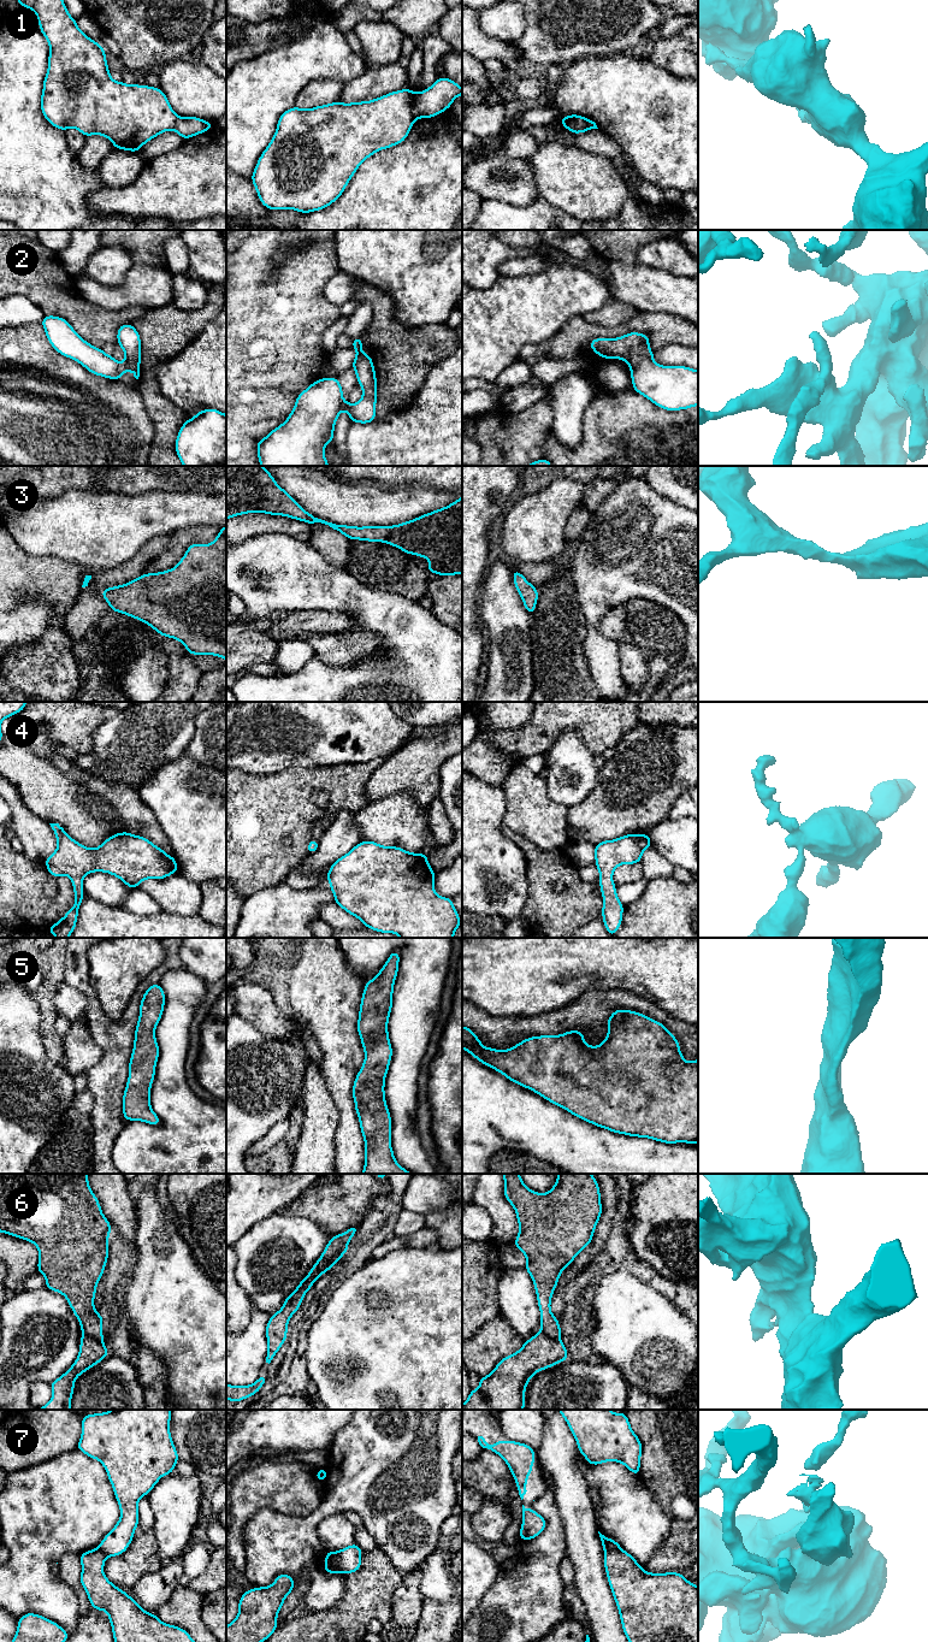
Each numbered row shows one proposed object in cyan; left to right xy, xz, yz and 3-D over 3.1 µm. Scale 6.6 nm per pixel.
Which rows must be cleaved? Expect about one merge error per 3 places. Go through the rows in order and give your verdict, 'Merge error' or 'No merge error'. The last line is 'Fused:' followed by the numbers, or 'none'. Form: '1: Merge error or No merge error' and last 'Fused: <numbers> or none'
1: Merge error
2: No merge error
3: No merge error
4: No merge error
5: No merge error
6: Merge error
7: Merge error
Fused: 1, 6, 7

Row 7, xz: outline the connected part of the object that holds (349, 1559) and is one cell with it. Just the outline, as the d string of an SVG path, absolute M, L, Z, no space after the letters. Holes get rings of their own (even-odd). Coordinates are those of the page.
M350 1544L336 1552L339 1571L344 1573L354 1573L361 1567L362 1549L356 1544Z

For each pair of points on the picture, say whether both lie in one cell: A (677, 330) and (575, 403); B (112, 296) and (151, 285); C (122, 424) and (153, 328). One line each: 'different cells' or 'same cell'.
A: different cells
B: same cell
C: different cells

